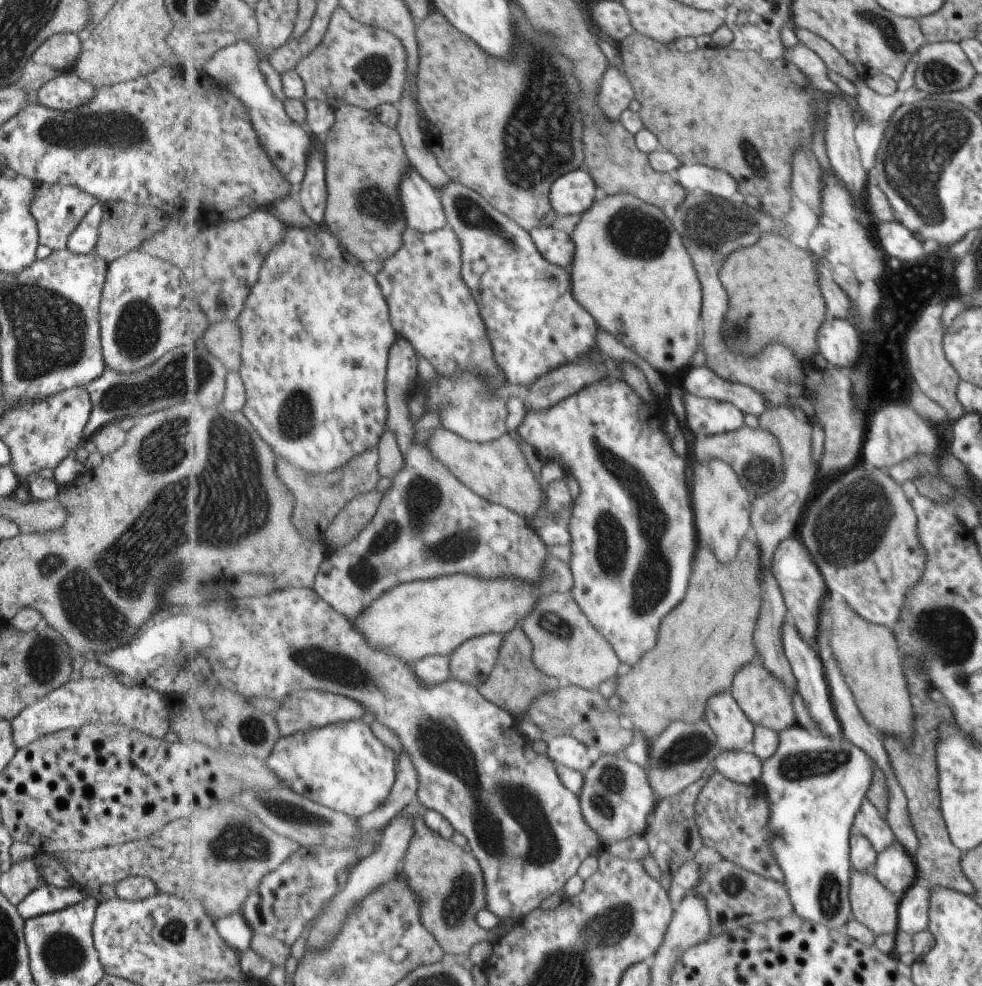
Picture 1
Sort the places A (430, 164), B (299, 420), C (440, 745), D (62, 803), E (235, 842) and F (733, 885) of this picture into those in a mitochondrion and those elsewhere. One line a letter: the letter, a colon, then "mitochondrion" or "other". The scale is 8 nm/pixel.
A: other
B: mitochondrion
C: mitochondrion
D: other
E: mitochondrion
F: mitochondrion

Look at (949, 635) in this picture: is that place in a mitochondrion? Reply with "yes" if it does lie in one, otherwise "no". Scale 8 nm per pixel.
yes

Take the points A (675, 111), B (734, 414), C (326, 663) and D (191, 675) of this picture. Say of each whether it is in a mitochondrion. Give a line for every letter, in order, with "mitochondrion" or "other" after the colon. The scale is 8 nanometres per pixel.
A: other
B: other
C: mitochondrion
D: other

